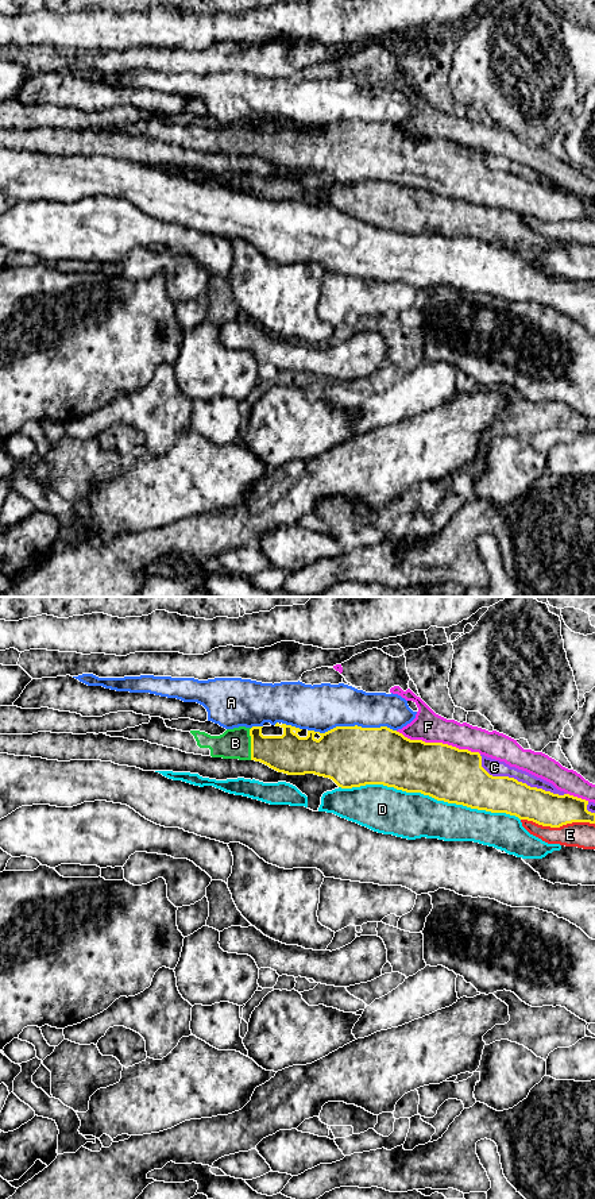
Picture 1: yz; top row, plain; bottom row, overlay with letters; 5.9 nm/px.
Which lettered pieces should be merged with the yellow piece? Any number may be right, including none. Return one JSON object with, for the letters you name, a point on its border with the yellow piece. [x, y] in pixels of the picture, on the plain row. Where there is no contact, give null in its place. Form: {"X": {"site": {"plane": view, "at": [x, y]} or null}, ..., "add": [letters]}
{"B": {"site": {"plane": "yz", "at": [251, 139]}}, "add": ["B"]}

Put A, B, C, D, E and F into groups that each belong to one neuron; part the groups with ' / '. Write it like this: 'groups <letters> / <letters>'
groups A / B / C / D / E / F

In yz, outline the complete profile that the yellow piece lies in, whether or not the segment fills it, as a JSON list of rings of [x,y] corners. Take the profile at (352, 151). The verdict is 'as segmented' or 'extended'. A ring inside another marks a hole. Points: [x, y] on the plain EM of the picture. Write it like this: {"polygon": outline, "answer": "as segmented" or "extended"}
{"polygon": [[[150,113],[148,119],[104,130],[128,135],[144,135],[186,149],[255,155],[287,170],[314,169],[329,173],[341,184],[383,180],[406,188],[421,188],[437,196],[471,204],[506,208],[542,221],[560,223],[572,217],[595,219],[595,208],[587,205],[588,196],[586,194],[530,182],[509,171],[492,171],[482,162],[479,147],[459,144],[443,138],[410,135],[387,122],[336,122],[325,128],[308,126],[306,132],[300,132],[297,128],[302,124],[277,117],[275,122],[283,124],[282,131],[263,131],[263,122],[239,122],[227,124],[220,131],[210,131],[200,126],[182,127],[171,124],[166,122],[163,113]]], "answer": "extended"}

